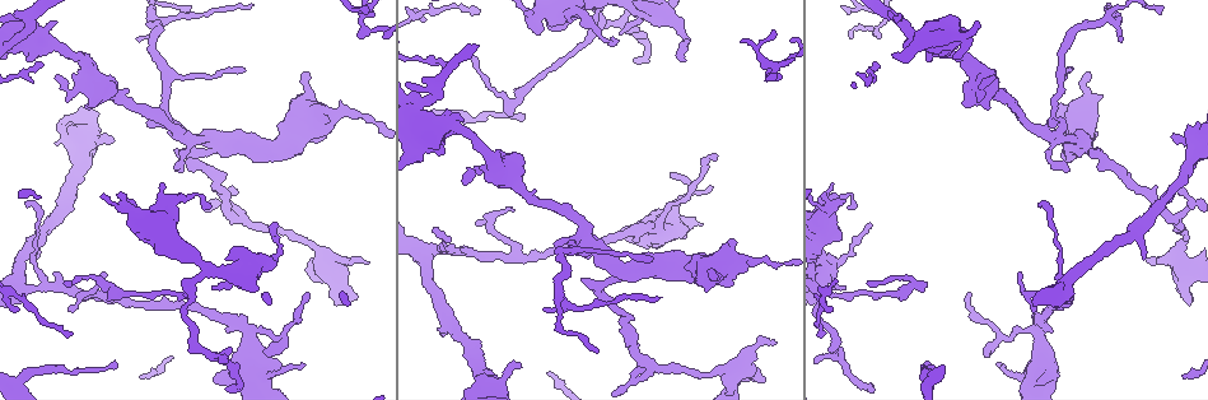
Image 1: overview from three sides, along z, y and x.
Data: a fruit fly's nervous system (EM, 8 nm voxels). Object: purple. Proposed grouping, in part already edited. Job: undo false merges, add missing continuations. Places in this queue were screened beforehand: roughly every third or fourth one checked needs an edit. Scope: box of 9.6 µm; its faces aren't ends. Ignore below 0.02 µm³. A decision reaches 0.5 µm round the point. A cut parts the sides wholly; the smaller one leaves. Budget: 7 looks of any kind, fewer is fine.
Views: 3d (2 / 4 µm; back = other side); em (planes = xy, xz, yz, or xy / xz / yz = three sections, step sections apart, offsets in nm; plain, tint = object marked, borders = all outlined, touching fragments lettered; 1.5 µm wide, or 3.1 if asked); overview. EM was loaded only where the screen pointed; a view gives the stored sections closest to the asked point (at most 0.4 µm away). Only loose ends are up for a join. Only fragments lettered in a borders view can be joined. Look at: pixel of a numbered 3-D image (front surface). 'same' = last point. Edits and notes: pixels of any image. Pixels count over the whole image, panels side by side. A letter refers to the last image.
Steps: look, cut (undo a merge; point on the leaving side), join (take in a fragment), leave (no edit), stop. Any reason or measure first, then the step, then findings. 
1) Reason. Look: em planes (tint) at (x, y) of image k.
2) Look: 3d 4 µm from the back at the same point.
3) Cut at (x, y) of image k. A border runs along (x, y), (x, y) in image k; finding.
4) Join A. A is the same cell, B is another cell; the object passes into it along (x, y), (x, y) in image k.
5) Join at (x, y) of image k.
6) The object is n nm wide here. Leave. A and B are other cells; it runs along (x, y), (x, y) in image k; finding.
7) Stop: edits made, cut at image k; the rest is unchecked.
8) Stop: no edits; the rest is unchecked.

Small branch off a trunk. Look: 3d 2 µm at (1040, 328) of image 1.

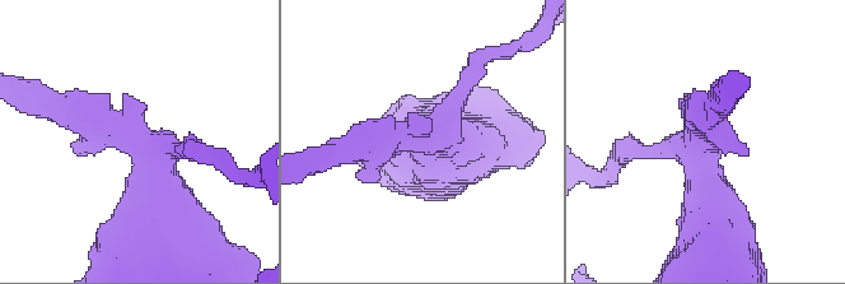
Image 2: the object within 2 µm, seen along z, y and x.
Need the tissue. Look: em planes (borders) at (147, 144) of image 2.

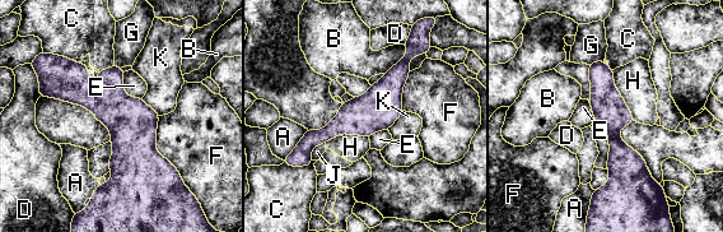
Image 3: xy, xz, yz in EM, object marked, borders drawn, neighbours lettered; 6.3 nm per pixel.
The longest contact is with F, 440 nm. Leave. A, B, C, D, E, F, G, H, J and K are other cells; it runs along (413, 51), (357, 117), (304, 153) in image 3; one cell here.

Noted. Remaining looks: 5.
Branch stops here. Look: em planes (borders) at (714, 161) of image 1.

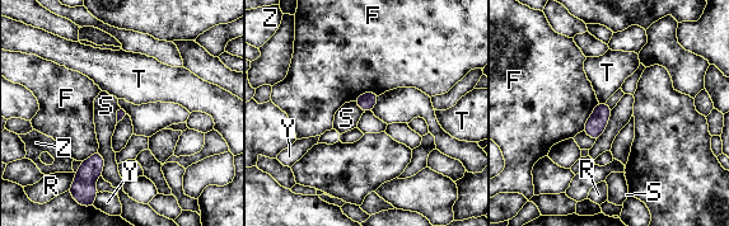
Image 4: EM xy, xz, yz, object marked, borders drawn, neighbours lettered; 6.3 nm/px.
Leave. F, R, S, T, Y and Z are other cells; a border runs along (97, 151), (103, 159), (102, 175) in image 4; none of them fits.

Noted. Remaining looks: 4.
Calibre changes. Look: 3d 4 µm at (520, 189) of image 1.

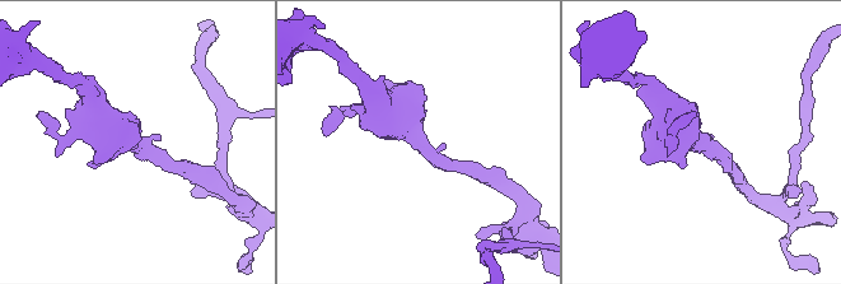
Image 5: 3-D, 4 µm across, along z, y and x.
The arms are 220, 550 nm wide. Look: em 3.1 µm yz step 16 (tint) at (707, 143) of image 5.

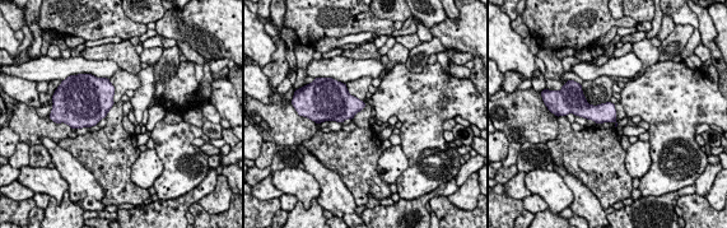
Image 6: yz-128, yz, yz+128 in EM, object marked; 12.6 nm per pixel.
Another direction. Look: em 3.1 µm planes (borders) at the same point.

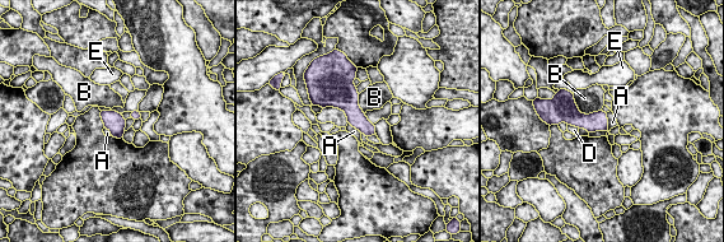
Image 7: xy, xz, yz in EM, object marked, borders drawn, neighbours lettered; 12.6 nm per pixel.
Leave. A, B, D and E are other cells; continuous, no second cell.

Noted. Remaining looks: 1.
Stop: no edits; the rest is unchecked.

